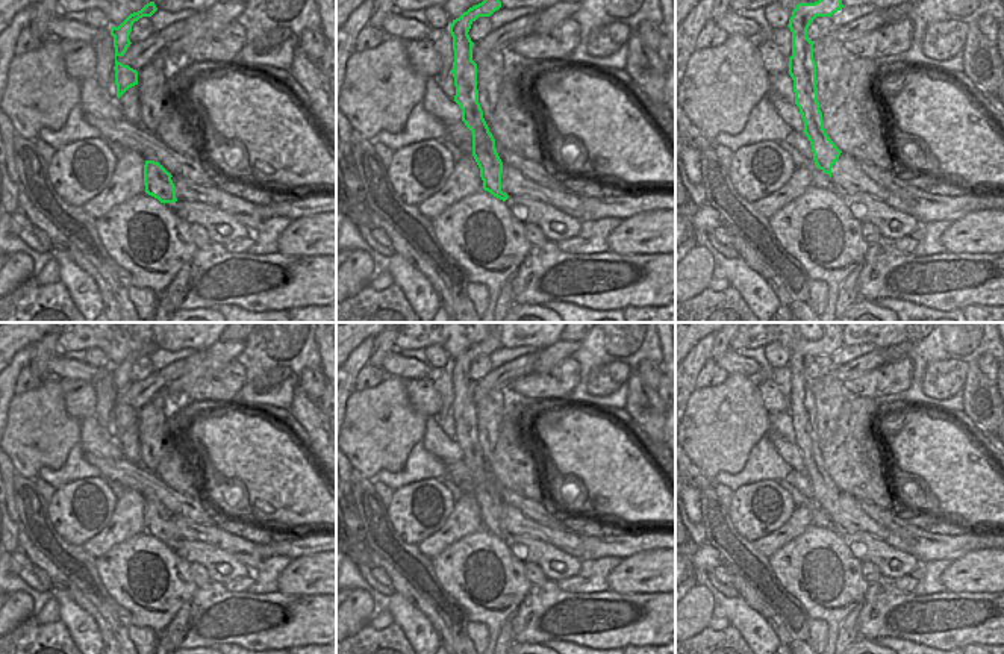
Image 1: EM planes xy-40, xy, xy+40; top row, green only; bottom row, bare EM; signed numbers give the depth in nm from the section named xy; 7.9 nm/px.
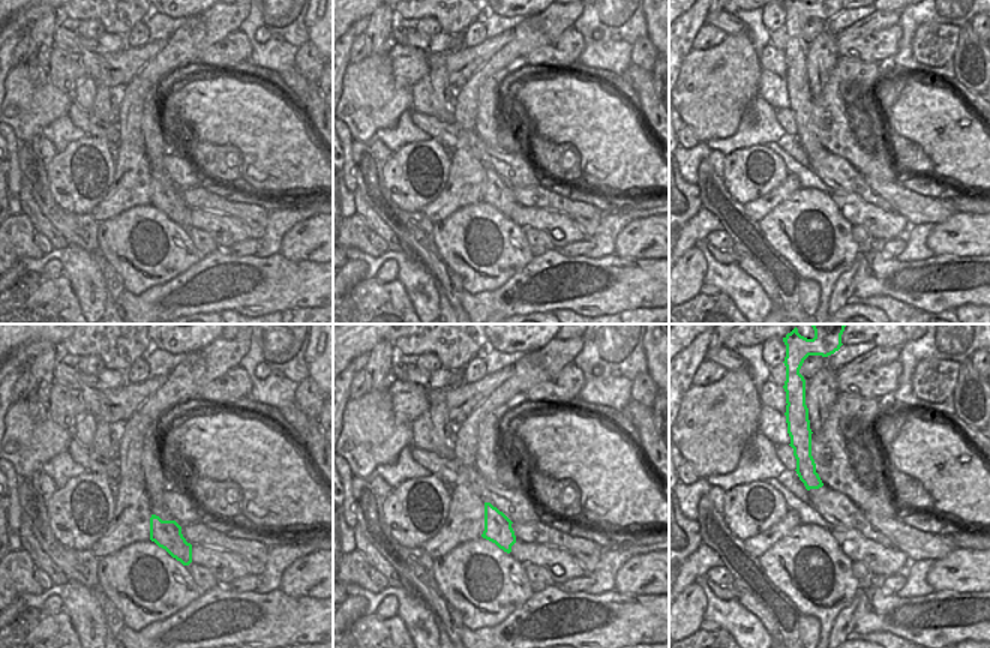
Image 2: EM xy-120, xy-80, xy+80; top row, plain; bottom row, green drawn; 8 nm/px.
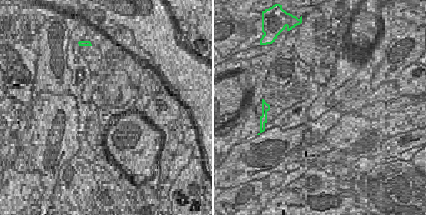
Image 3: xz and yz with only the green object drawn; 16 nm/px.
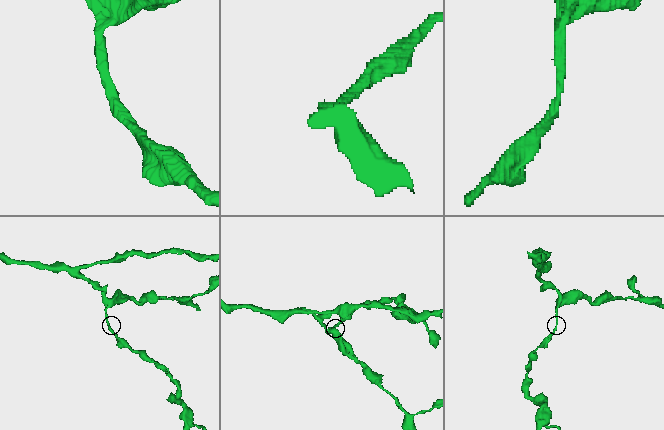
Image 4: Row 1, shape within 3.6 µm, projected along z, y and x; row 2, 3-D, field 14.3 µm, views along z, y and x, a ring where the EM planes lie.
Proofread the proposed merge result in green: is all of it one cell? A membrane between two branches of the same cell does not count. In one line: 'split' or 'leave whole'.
leave whole

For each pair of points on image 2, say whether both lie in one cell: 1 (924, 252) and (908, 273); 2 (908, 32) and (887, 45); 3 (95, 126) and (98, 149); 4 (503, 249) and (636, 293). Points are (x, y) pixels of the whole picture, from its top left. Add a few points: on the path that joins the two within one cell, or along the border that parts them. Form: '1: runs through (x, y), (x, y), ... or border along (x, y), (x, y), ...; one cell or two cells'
1: border along (935, 255), (926, 260), (896, 258); two cells
2: border along (899, 24), (899, 50), (888, 65); two cells
3: border along (86, 134), (107, 138), (111, 143); two cells
4: border along (533, 255), (506, 282); two cells

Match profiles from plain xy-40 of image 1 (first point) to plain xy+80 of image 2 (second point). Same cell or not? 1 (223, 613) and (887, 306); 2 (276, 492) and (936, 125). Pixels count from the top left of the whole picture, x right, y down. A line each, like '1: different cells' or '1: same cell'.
1: different cells
2: same cell

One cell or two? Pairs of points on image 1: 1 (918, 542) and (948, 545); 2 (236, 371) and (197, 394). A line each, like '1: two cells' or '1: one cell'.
1: one cell
2: one cell

